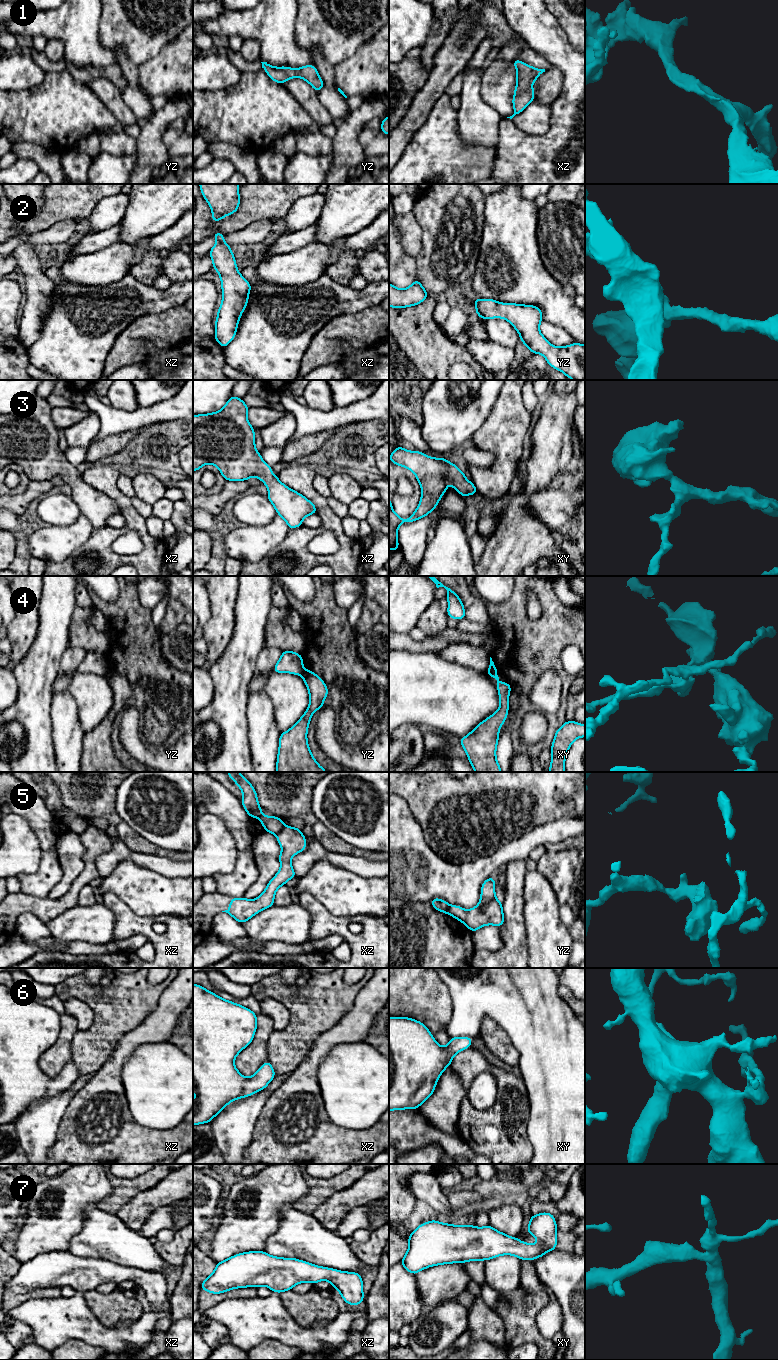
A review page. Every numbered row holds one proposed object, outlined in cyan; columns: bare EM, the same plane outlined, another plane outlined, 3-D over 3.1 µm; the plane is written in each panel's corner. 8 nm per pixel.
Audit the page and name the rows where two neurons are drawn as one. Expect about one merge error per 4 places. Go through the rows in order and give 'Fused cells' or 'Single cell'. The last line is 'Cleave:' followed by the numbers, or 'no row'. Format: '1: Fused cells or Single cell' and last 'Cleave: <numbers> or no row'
1: Single cell
2: Single cell
3: Single cell
4: Fused cells
5: Fused cells
6: Single cell
7: Single cell
Cleave: 4, 5

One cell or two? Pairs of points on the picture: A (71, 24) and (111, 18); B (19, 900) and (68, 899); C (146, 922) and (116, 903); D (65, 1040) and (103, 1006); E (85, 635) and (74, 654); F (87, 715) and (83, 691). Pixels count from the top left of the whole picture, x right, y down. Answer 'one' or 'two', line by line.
A: two
B: one
C: one
D: two
E: two
F: one

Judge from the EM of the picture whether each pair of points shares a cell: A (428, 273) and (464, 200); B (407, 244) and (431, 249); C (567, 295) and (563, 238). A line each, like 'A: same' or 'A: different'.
A: same
B: different
C: different

